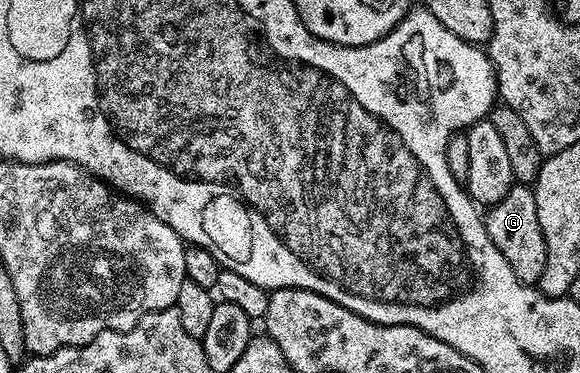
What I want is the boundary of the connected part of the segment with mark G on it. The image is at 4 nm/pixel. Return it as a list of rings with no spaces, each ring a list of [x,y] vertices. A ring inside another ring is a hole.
[[[516,185],[491,207],[486,208],[485,222],[489,241],[497,245],[497,253],[505,257],[509,269],[513,269],[513,277],[519,283],[538,284],[541,273],[545,273],[545,237],[541,233],[541,221],[537,221],[537,201],[535,192],[530,186]]]

